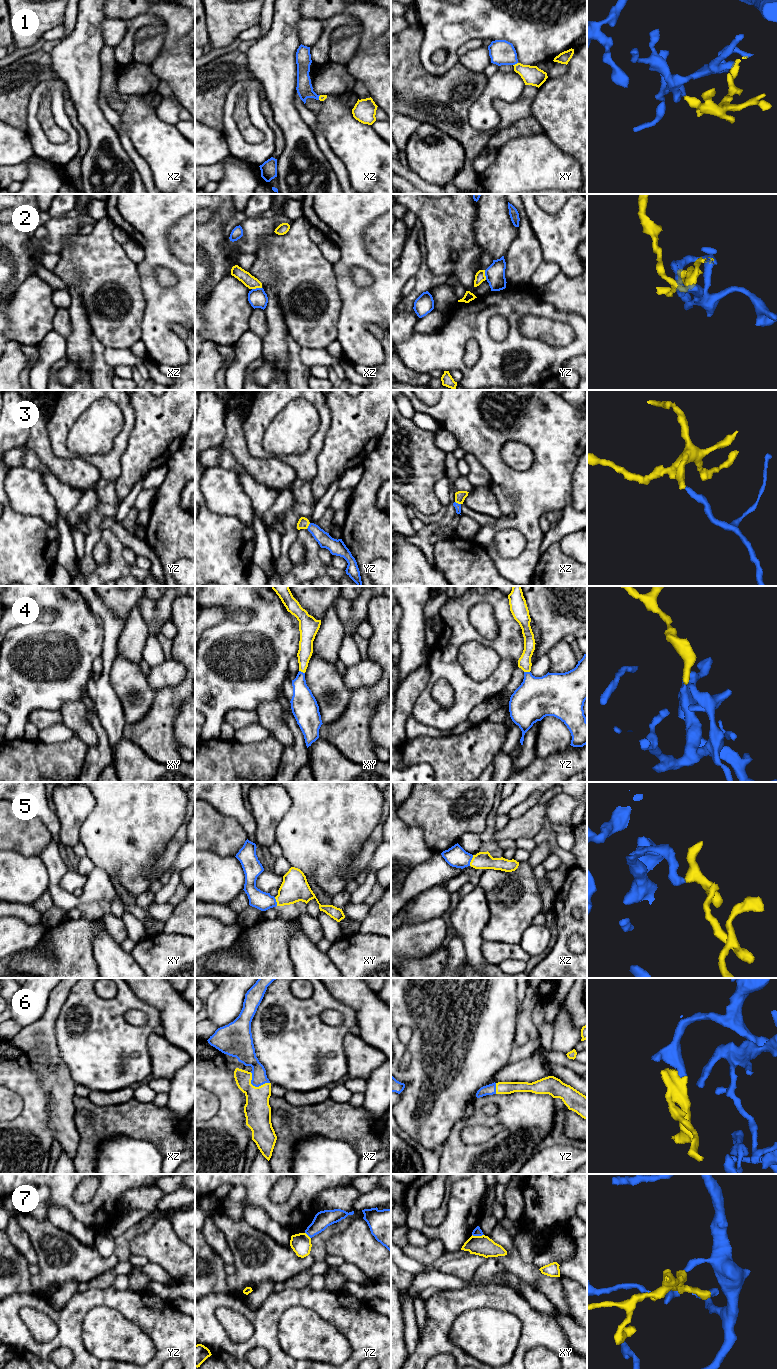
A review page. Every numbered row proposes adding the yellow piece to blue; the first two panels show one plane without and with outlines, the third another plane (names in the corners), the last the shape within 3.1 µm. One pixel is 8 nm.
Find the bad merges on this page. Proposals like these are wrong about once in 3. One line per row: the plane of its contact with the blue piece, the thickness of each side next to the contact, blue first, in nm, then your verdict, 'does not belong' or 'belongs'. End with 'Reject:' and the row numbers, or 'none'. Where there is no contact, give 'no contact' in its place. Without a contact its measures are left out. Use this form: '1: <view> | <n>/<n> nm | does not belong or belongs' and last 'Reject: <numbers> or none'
1: xy | 200/160 nm | belongs
2: xz | 150/100 nm | does not belong
3: yz | 120/90 nm | belongs
4: xy | 200/120 nm | belongs
5: xz | 170/140 nm | belongs
6: xz | 140/220 nm | belongs
7: xy | 70/160 nm | does not belong
Reject: 2, 7

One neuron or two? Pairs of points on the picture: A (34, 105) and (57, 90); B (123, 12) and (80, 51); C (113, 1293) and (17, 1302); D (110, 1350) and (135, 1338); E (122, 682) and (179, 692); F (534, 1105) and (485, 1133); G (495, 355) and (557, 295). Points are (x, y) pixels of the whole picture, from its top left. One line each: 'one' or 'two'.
A: one
B: two
C: one
D: one
E: two
F: two
G: two

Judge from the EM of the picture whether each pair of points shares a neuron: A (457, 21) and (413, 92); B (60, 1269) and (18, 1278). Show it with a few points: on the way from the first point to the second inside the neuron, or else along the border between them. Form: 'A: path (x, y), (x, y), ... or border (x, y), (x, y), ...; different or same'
A: border (420, 48), (429, 73), (449, 71); different
B: border (30, 1276), (33, 1291); different

